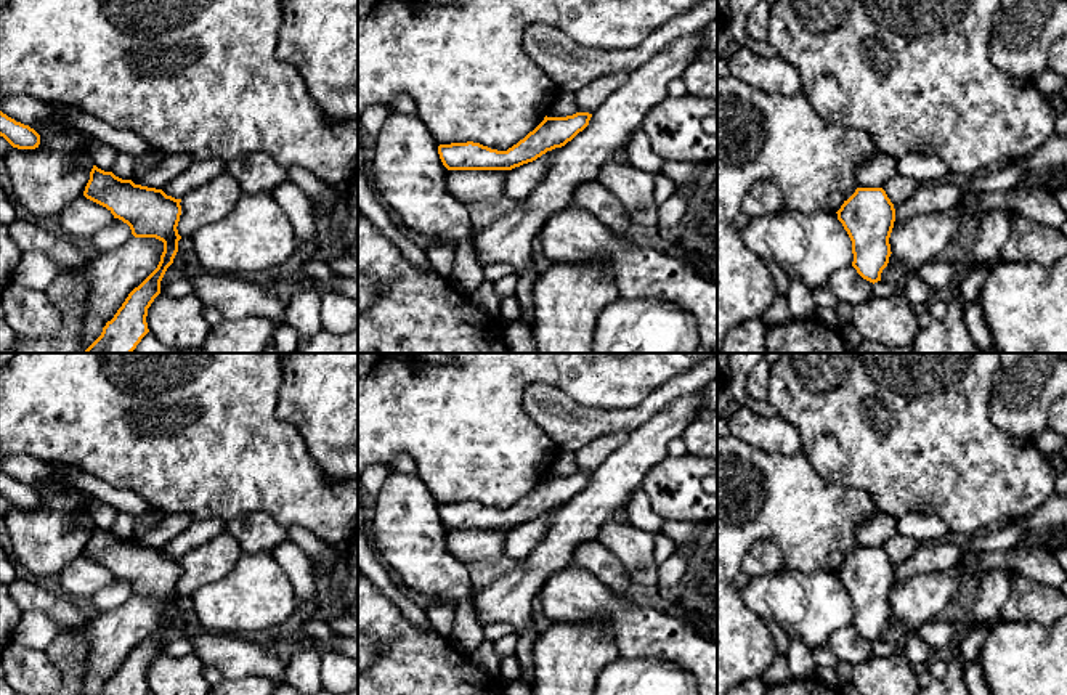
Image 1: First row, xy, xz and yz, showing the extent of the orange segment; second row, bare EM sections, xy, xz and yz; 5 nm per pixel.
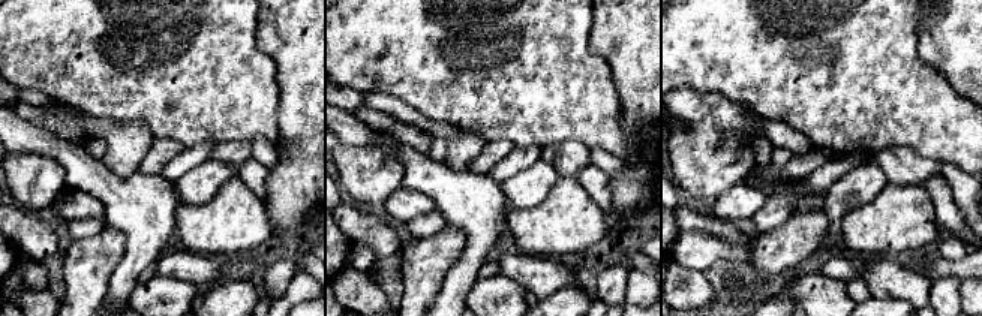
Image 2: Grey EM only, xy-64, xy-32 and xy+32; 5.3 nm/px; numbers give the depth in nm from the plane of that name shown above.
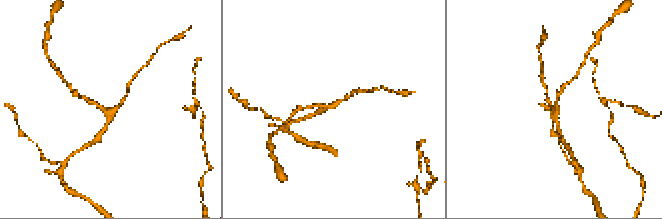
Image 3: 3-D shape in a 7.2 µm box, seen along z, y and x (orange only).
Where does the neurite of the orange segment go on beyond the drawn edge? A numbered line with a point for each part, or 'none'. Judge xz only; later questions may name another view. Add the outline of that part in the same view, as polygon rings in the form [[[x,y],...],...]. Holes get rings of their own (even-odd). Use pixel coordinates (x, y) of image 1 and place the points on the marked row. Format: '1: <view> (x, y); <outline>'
none

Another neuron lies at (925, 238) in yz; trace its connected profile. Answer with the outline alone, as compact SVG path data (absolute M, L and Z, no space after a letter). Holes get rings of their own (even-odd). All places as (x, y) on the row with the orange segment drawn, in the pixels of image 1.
M959 202L945 212L916 215L894 226L889 244L895 260L915 273L924 263L940 260L955 247L966 209L966 204Z

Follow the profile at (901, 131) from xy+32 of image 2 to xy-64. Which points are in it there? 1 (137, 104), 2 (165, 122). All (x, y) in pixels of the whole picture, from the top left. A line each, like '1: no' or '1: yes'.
1: yes
2: yes

